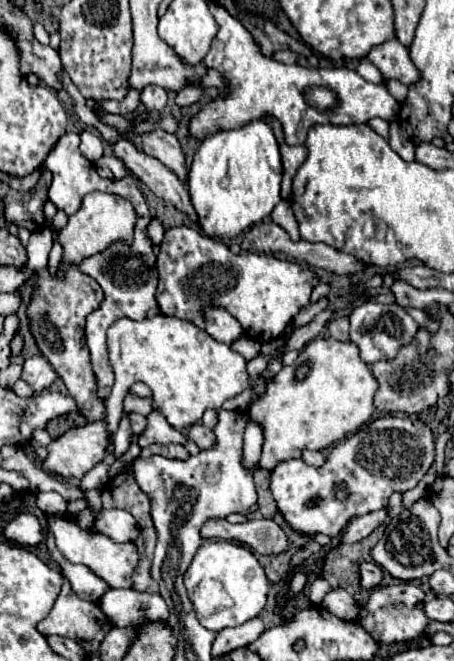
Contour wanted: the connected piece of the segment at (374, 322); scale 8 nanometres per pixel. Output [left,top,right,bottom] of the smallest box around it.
[350,302,418,364]

